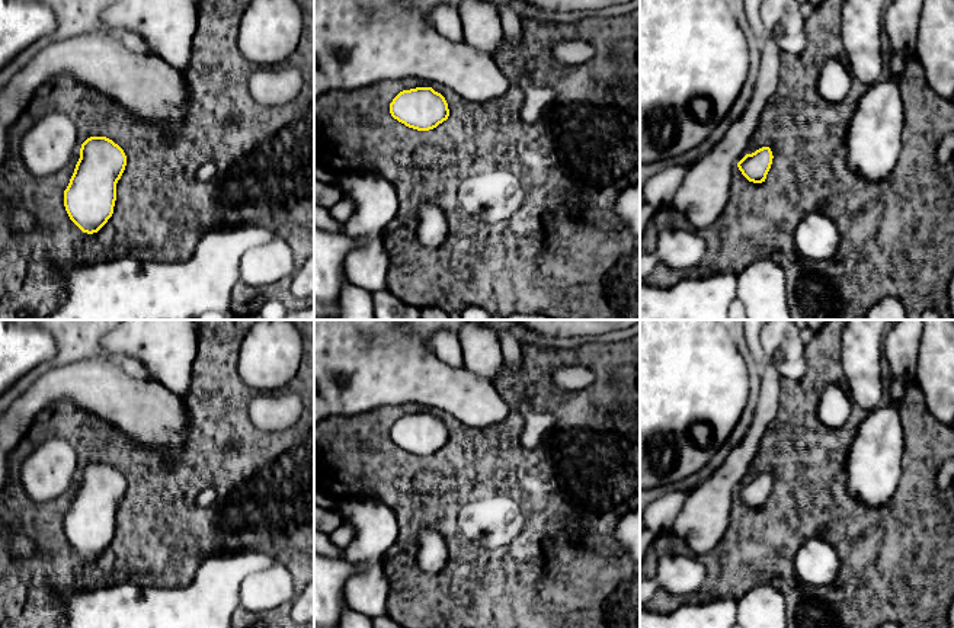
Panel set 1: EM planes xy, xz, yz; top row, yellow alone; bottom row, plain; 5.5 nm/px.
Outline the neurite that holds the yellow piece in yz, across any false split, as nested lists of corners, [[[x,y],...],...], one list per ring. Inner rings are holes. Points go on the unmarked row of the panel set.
[[[762,472],[752,480],[746,480],[739,488],[737,493],[742,500],[753,509],[762,509],[766,504],[766,500],[772,490],[772,477],[769,472]]]

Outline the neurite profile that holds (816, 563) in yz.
[[[809,539],[794,557],[797,577],[813,587],[830,584],[838,577],[839,570],[841,558],[826,539]]]

